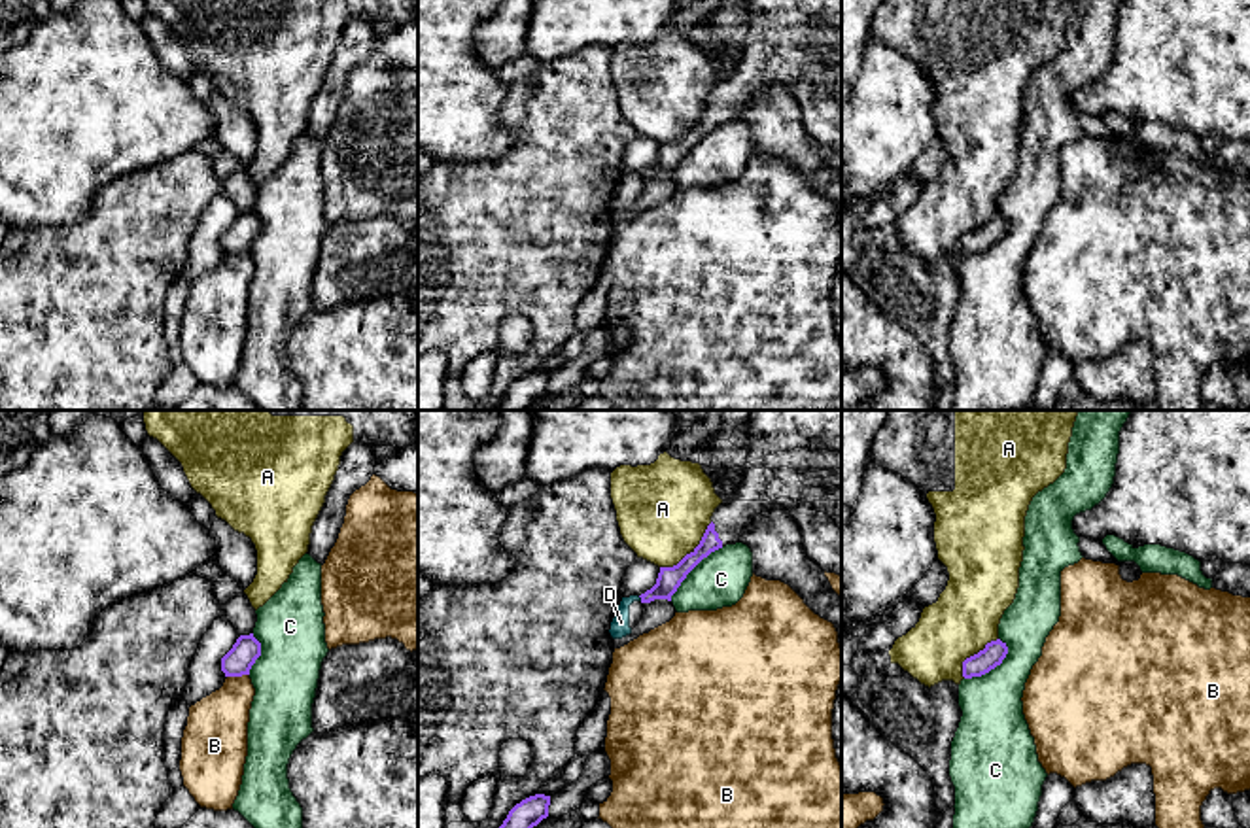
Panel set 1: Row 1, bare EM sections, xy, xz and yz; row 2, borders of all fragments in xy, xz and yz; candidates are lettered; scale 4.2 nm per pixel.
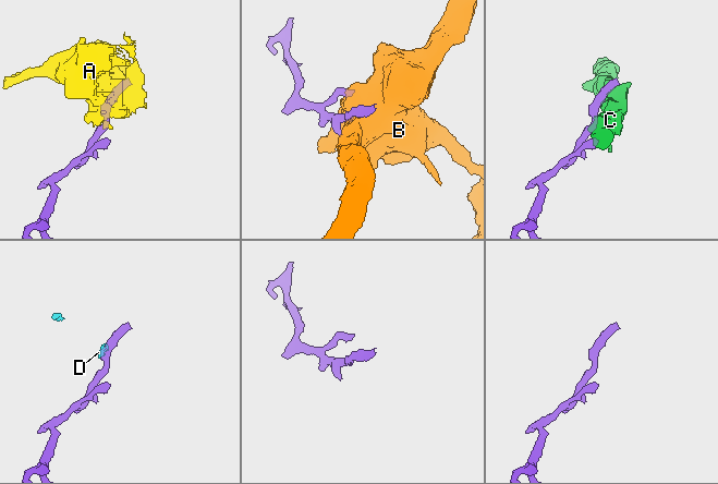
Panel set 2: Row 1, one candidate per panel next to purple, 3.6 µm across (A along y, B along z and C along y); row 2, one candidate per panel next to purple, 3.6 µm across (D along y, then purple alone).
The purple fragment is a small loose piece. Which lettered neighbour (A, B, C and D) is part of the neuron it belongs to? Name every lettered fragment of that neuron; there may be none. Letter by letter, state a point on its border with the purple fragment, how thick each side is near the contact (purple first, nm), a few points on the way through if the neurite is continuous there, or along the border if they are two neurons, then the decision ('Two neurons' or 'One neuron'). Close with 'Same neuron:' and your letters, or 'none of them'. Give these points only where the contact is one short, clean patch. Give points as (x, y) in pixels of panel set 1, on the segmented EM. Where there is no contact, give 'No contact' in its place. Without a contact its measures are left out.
A: Touches purple at xz (691, 552). Thickness 100 nm (purple) against 400 nm. Boundary: xz (711, 522), (689, 552), (676, 564), (660, 568). Two neurons
B: Touches purple at xy (237, 675). Thickness 120 nm (purple) against 260 nm. Two neurons
C: Touches purple at yz (991, 668). Thickness 90 nm (purple) against 280 nm. Boundary: yz (1006, 643), (1006, 655), (999, 664), (965, 679). Two neurons
D: Touches purple at xz (640, 596). Thickness 100 nm (purple) against 80 nm. Boundary: xz (638, 596), (642, 600). Two neurons
Same neuron: none of them

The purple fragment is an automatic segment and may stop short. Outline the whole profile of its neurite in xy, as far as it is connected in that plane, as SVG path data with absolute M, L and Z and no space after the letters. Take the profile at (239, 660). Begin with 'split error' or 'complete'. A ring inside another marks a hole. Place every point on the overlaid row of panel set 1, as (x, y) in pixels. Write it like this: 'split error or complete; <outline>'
complete; M240 635L233 648L221 658L225 677L250 675L252 665L261 656L261 643L250 635Z

